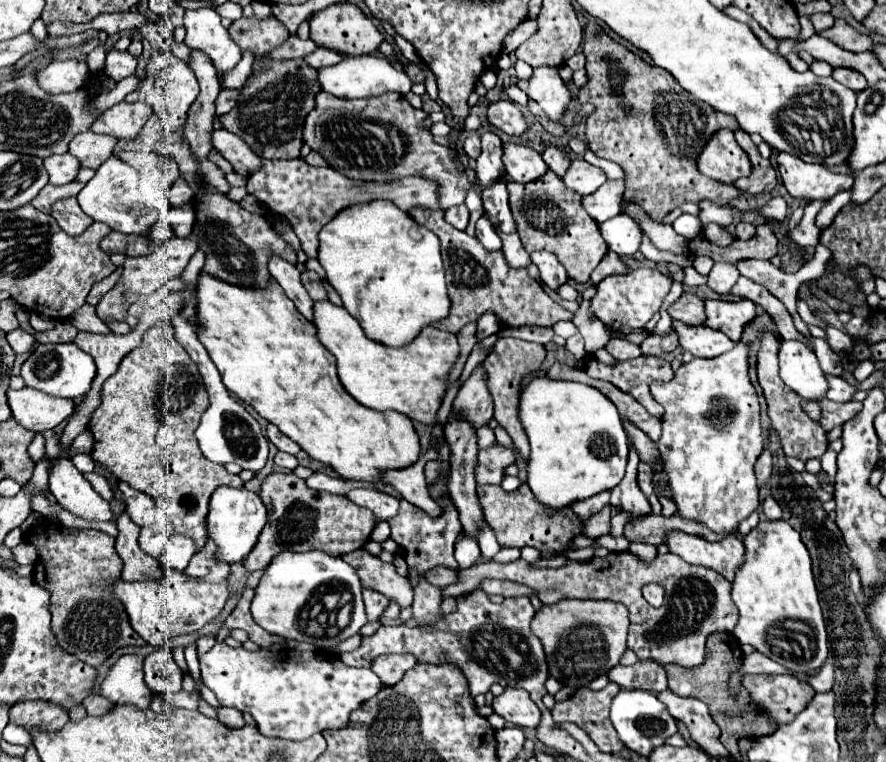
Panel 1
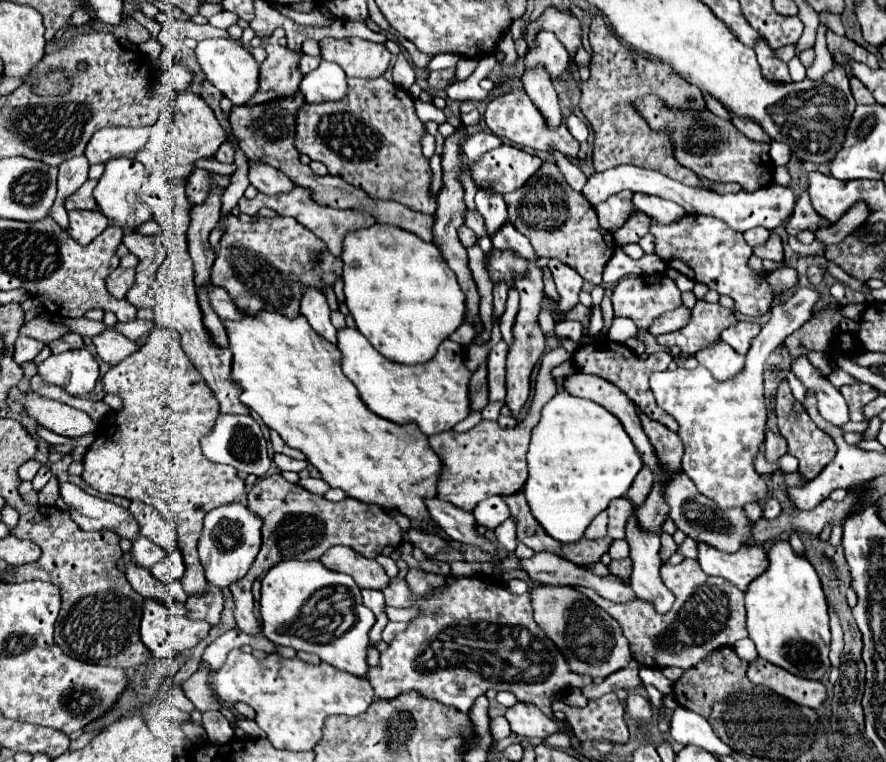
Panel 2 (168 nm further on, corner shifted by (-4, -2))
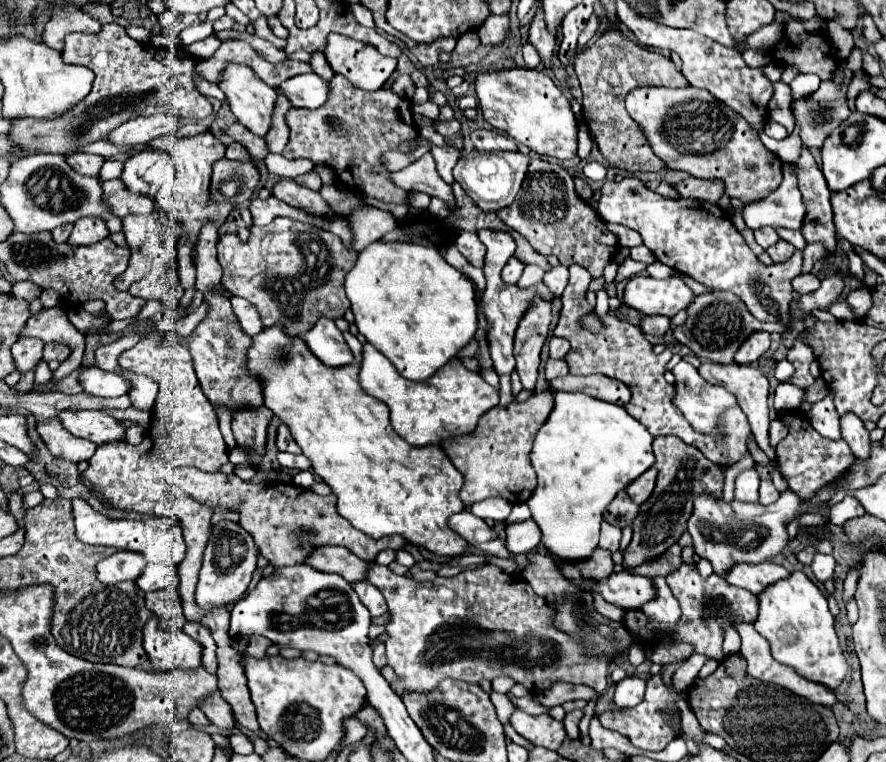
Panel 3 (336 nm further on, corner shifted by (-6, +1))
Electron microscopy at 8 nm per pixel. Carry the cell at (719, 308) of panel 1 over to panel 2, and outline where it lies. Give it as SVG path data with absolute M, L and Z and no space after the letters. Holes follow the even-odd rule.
M739 322L737 326L731 326L723 332L723 340L739 354L747 354L751 340L759 334L759 326L757 324L749 324L749 322Z

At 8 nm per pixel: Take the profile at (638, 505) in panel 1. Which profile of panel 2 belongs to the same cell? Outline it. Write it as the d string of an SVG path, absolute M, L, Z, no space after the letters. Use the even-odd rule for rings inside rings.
M633 514L627 524L627 542L631 546L629 558L633 560L633 574L629 578L633 592L637 598L651 602L657 612L665 614L671 610L675 598L659 576L659 568L663 564L659 558L659 536L643 532Z

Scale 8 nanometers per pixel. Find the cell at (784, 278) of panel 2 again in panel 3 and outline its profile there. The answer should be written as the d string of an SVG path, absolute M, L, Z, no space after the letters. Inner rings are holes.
M801 273L801 275L797 275L791 283L793 283L793 289L795 289L799 295L801 295L801 293L811 293L811 291L817 289L819 277L813 275L813 273Z

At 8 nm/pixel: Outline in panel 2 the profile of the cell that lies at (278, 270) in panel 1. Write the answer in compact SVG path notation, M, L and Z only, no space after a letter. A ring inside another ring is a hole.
M309 288L305 294L303 294L303 300L301 300L301 314L307 318L309 326L319 334L323 336L323 340L331 342L331 344L337 344L337 330L335 326L331 324L331 310L327 306L327 300L321 292Z

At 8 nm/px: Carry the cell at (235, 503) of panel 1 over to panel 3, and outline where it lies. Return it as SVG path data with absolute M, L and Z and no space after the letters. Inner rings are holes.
M221 519L217 525L213 525L207 547L205 547L203 567L199 571L199 583L195 593L197 603L205 609L233 603L239 595L245 593L253 577L253 571L257 567L257 557L259 557L259 549L253 541L253 535L245 531L239 523Z

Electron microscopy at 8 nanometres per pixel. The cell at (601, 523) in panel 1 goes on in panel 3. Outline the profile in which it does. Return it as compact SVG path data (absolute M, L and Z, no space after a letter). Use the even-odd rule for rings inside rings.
M625 491L617 493L617 497L609 503L607 507L607 513L605 513L605 519L617 527L627 527L633 523L633 519L637 517L639 513L639 505L635 505L629 495Z

